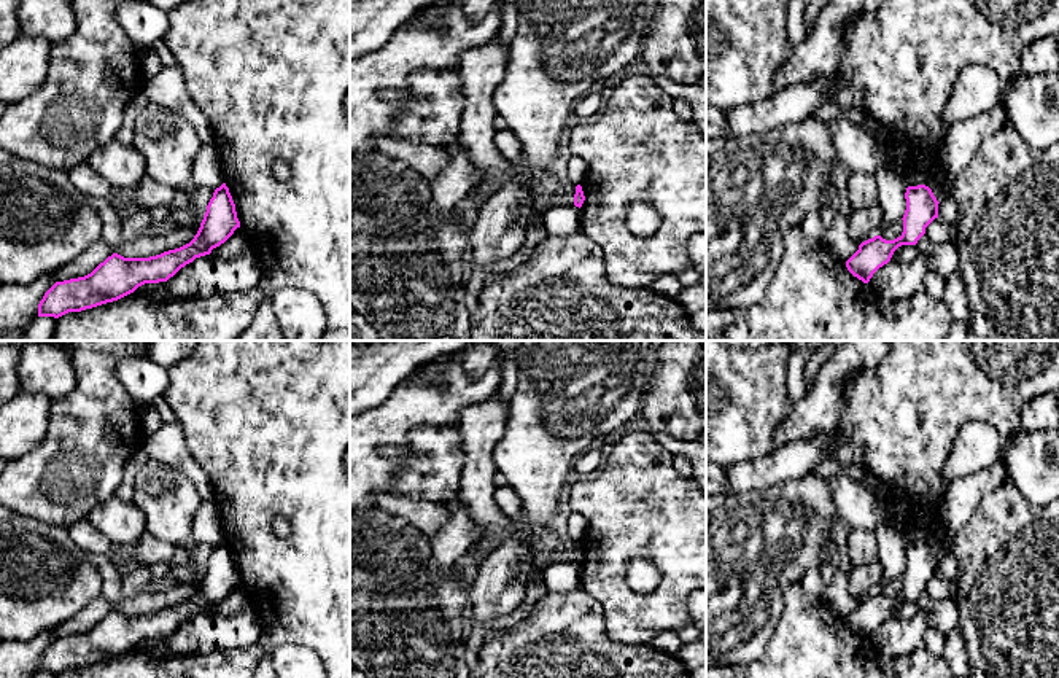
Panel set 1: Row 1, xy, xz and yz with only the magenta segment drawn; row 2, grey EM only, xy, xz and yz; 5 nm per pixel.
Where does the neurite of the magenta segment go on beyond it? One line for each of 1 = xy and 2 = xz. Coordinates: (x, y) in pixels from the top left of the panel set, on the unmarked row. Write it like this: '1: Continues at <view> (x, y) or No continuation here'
1: No continuation here
2: No continuation here

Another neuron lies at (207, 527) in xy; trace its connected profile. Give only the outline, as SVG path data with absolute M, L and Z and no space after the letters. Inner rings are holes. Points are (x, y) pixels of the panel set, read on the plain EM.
M202 501L192 522L191 538L211 546L224 540L221 516L215 501Z

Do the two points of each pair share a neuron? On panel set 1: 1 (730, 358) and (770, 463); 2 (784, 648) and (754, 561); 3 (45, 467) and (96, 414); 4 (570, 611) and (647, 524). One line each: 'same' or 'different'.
1: different
2: different
3: same
4: different

